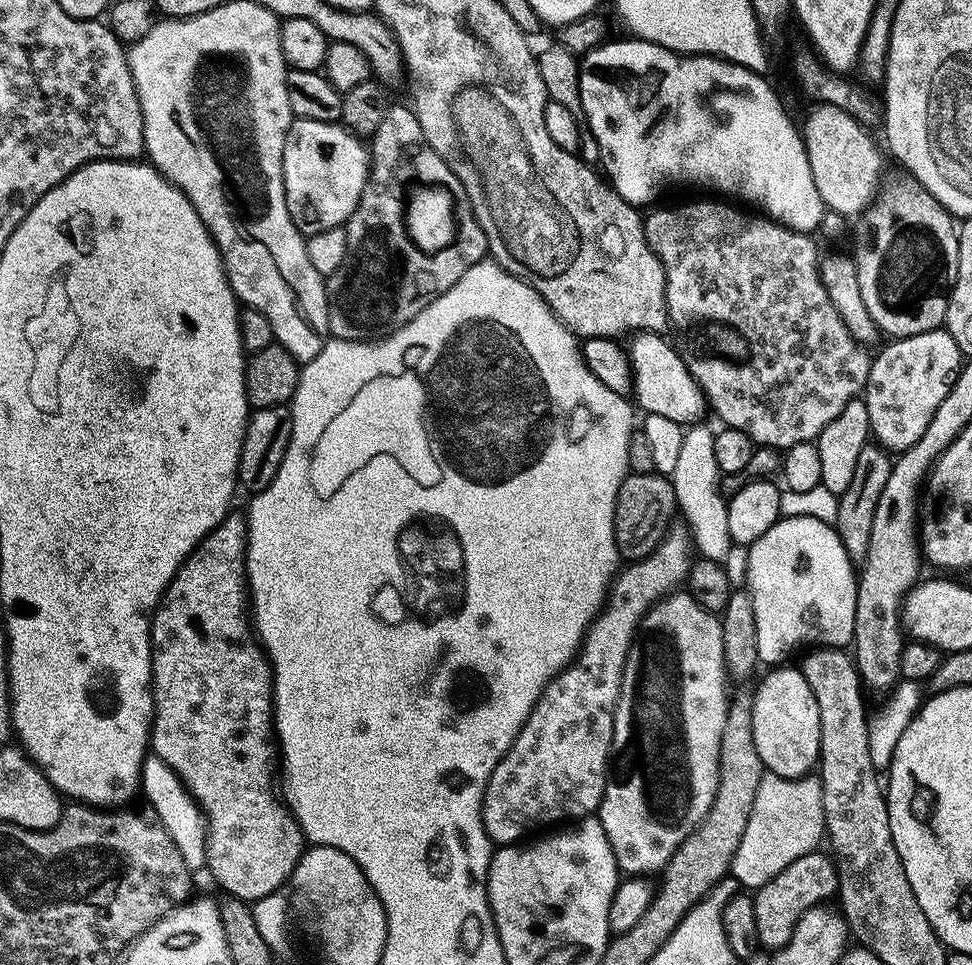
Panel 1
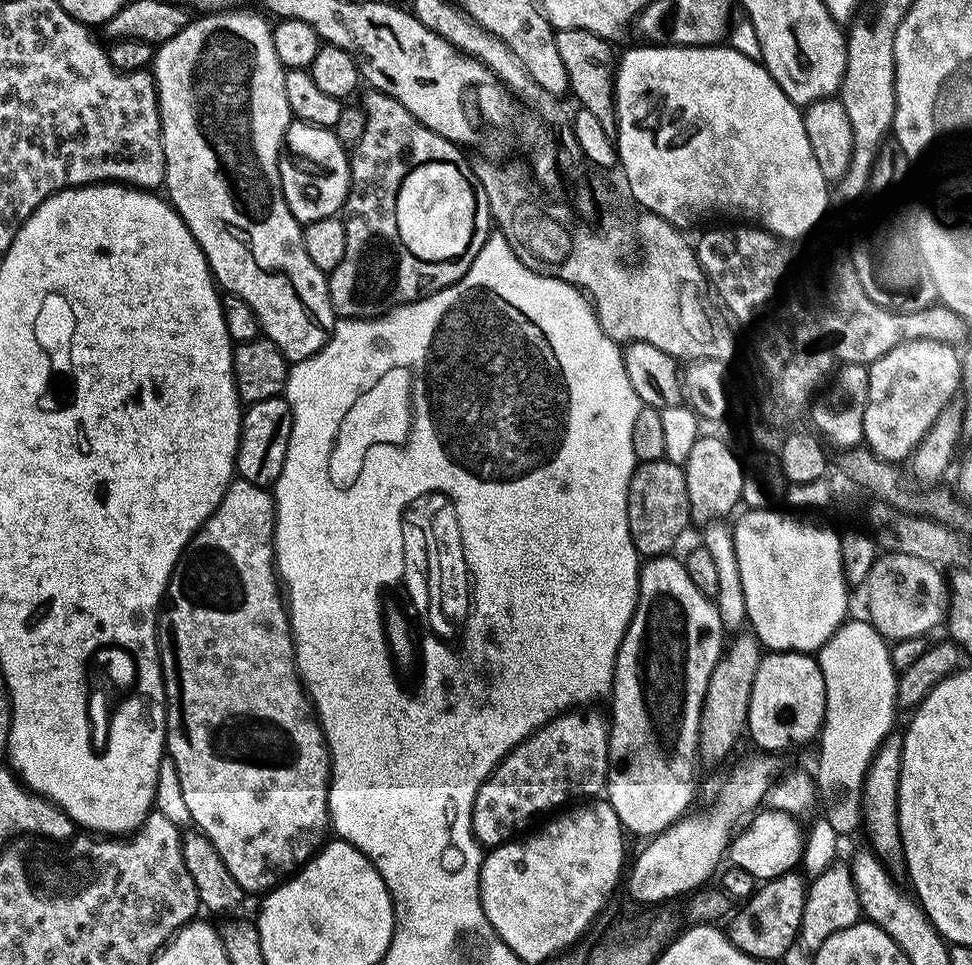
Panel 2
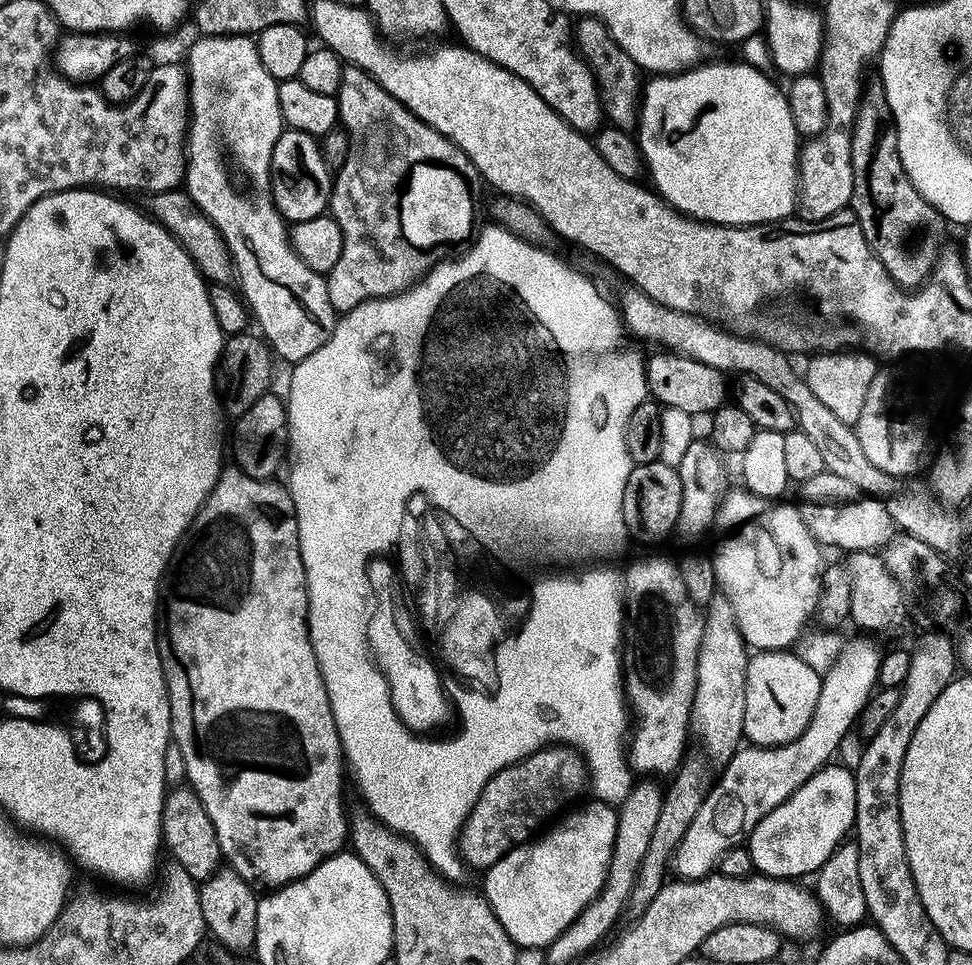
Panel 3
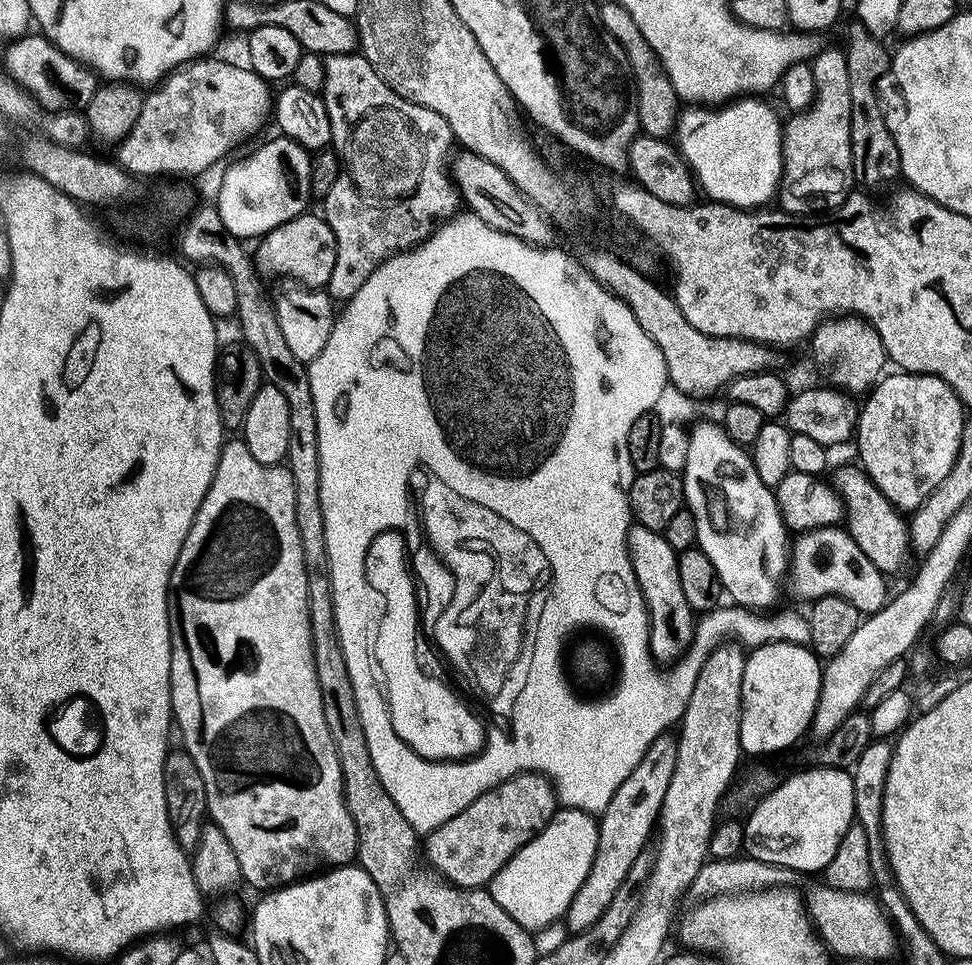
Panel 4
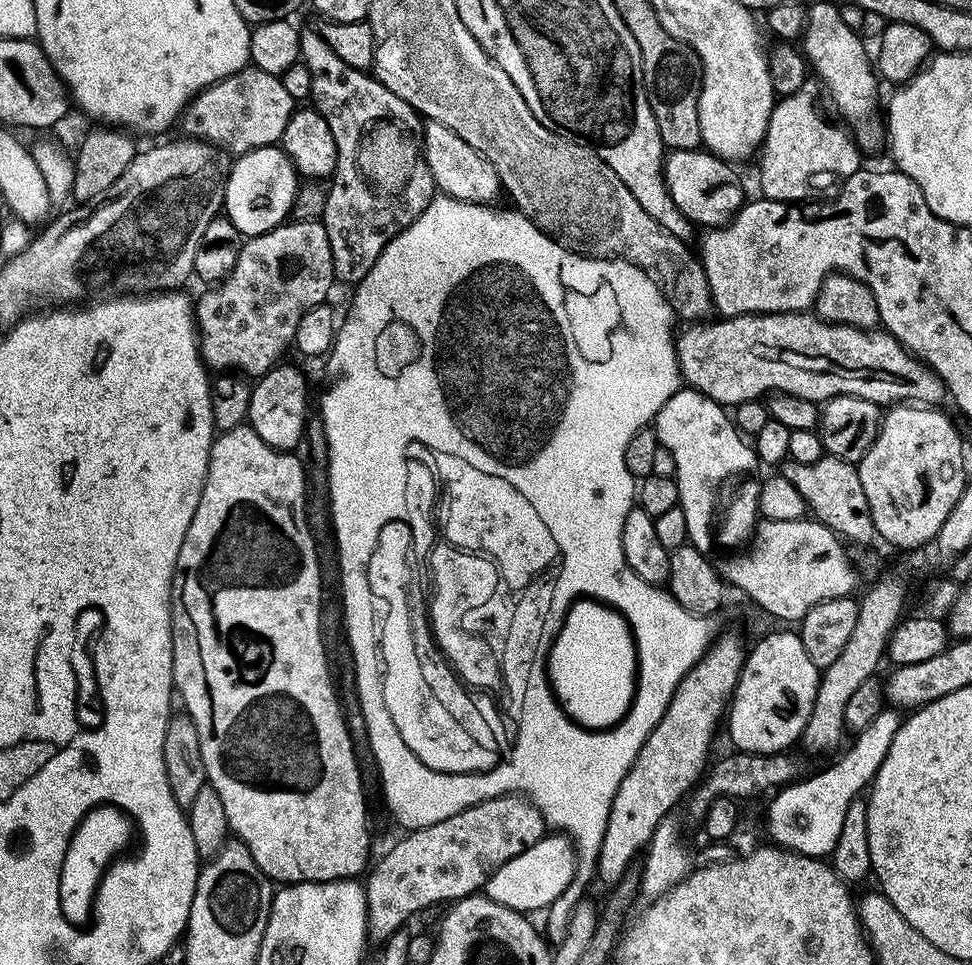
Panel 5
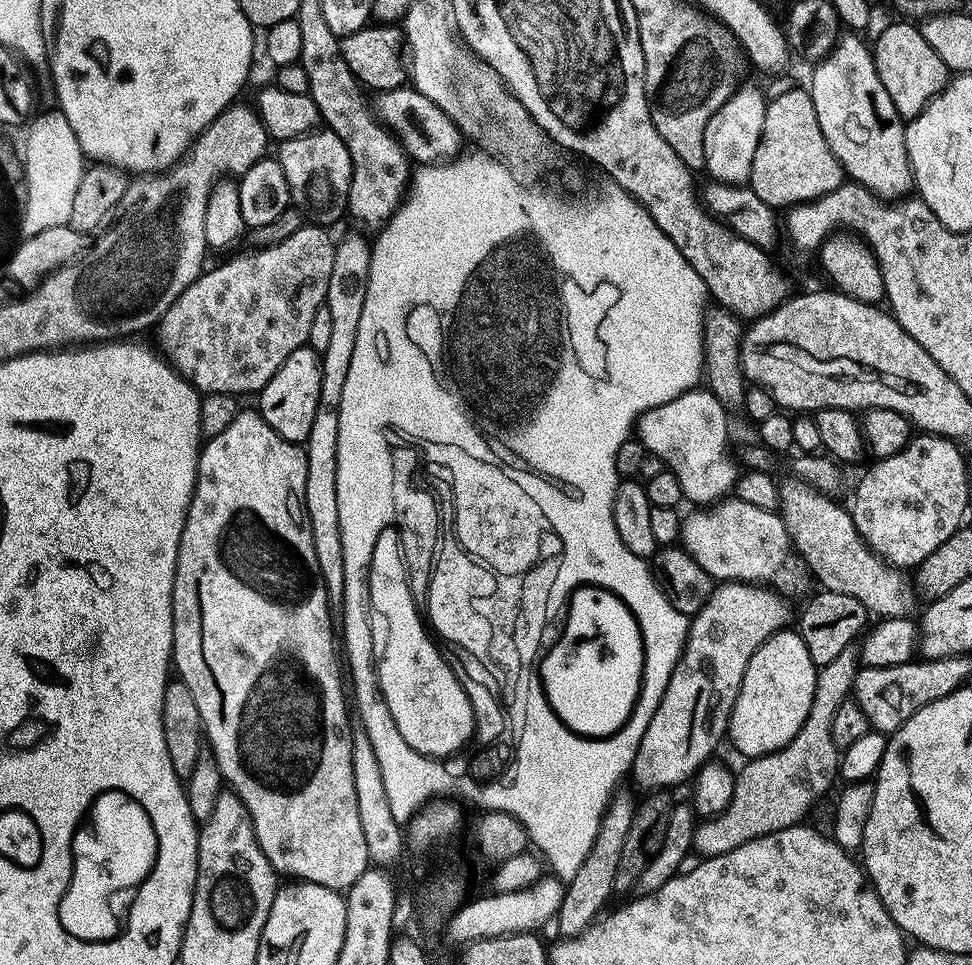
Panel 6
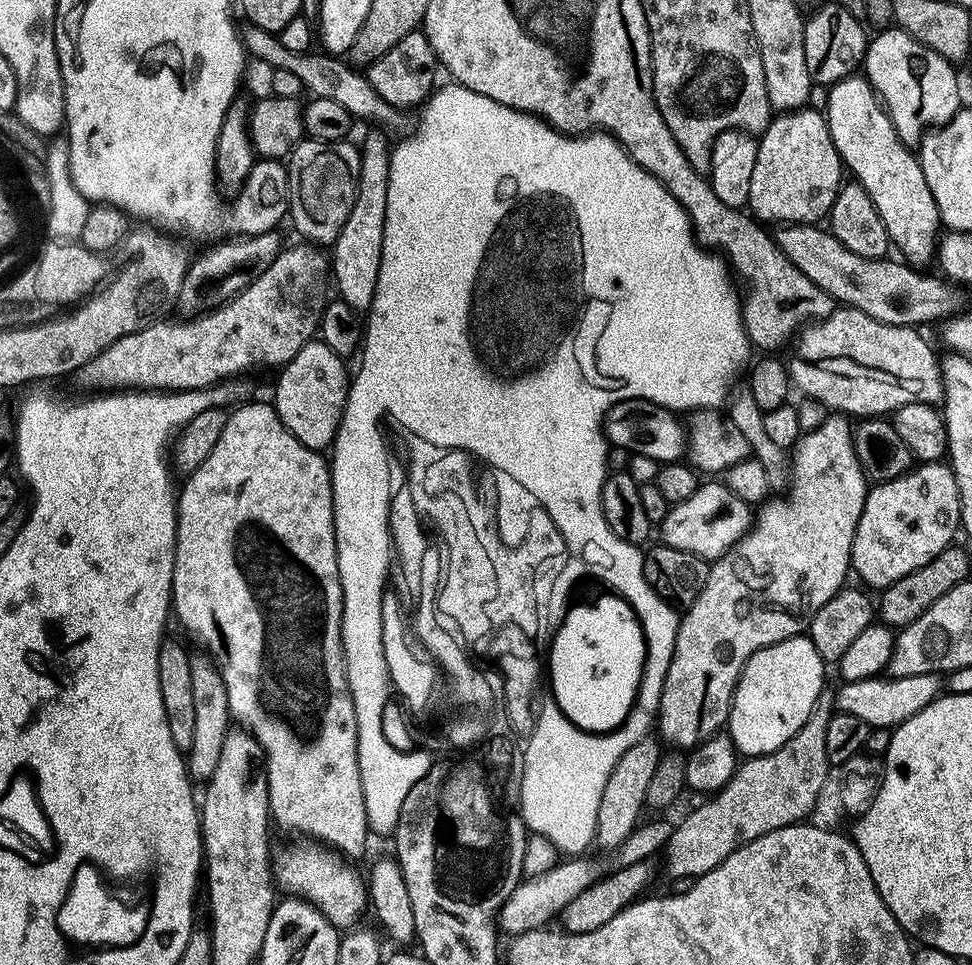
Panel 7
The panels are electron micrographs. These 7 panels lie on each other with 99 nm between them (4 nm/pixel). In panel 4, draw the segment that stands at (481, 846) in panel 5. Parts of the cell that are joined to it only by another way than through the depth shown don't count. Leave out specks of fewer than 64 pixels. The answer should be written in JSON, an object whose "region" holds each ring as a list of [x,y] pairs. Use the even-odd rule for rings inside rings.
{"region":[[[520,772],[503,780],[498,787],[491,788],[486,794],[474,798],[474,802],[470,802],[466,810],[454,814],[450,822],[442,822],[442,826],[427,833],[422,852],[427,863],[449,884],[455,884],[458,888],[482,888],[491,885],[498,870],[502,870],[502,866],[506,866],[506,862],[510,862],[510,858],[514,858],[514,854],[518,854],[522,846],[530,843],[552,821],[552,815],[557,810],[556,789],[552,787],[551,780],[547,780],[541,772]]]}

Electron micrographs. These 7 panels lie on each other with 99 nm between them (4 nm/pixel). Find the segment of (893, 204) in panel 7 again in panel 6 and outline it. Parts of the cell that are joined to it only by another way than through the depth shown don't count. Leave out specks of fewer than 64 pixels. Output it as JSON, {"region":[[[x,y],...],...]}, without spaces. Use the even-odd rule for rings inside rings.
{"region":[[[856,34],[841,35],[833,50],[813,67],[816,69],[812,72],[810,91],[814,114],[818,114],[822,138],[826,138],[847,179],[868,188],[875,196],[895,202],[907,197],[914,188],[906,154],[906,124],[894,110],[882,78],[878,78],[873,49],[860,39]]]}

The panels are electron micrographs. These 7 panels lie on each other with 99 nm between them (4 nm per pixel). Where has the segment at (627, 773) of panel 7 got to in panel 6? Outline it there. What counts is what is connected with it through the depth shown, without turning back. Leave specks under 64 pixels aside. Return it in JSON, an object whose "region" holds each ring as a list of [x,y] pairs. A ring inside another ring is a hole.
{"region":[[[623,790],[617,791],[608,801],[608,808],[600,820],[600,829],[594,838],[594,846],[590,846],[590,854],[586,854],[586,862],[582,862],[578,874],[574,874],[574,878],[567,881],[565,896],[562,898],[561,908],[557,910],[555,917],[558,923],[560,922],[559,935],[561,937],[577,936],[590,925],[597,923],[598,917],[605,911],[604,903],[614,896],[615,874],[618,862],[621,860],[626,834],[629,833],[630,822],[634,819],[637,803],[637,797],[634,798]]]}

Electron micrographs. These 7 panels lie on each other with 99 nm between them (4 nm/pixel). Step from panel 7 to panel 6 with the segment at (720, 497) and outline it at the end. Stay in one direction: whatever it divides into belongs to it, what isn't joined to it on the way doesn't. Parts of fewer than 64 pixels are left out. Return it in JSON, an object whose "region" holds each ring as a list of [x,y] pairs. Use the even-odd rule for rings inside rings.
{"region":[[[721,498],[692,511],[696,512],[685,515],[680,525],[682,547],[698,562],[698,566],[702,566],[702,570],[706,570],[706,574],[712,576],[713,581],[771,586],[781,594],[796,592],[803,586],[806,572],[794,551],[793,542],[788,537],[784,519],[779,511],[758,510],[758,506],[750,506],[750,502],[735,498]]]}

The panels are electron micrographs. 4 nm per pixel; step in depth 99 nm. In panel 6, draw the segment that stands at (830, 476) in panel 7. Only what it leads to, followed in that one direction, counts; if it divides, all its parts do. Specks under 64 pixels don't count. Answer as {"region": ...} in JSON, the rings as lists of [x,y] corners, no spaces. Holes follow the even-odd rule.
{"region":[[[720,582],[713,587],[710,598],[706,602],[706,606],[702,606],[702,610],[698,610],[698,614],[691,617],[688,625],[688,639],[684,641],[684,649],[680,652],[678,662],[674,666],[674,670],[670,674],[670,682],[666,686],[666,690],[662,694],[662,698],[658,702],[658,706],[654,710],[654,714],[650,718],[650,726],[646,726],[646,734],[642,734],[642,742],[636,751],[636,757],[630,769],[631,779],[636,779],[636,784],[644,790],[672,790],[675,784],[691,781],[695,777],[696,771],[709,760],[713,759],[716,747],[720,744],[720,739],[725,739],[728,730],[728,720],[732,717],[732,707],[736,704],[736,699],[740,693],[742,686],[742,678],[746,674],[746,666],[750,662],[750,658],[758,650],[758,646],[762,646],[775,633],[781,631],[785,627],[784,624],[788,620],[788,604],[781,593],[773,590],[768,586],[758,584],[745,584],[743,582]]]}

